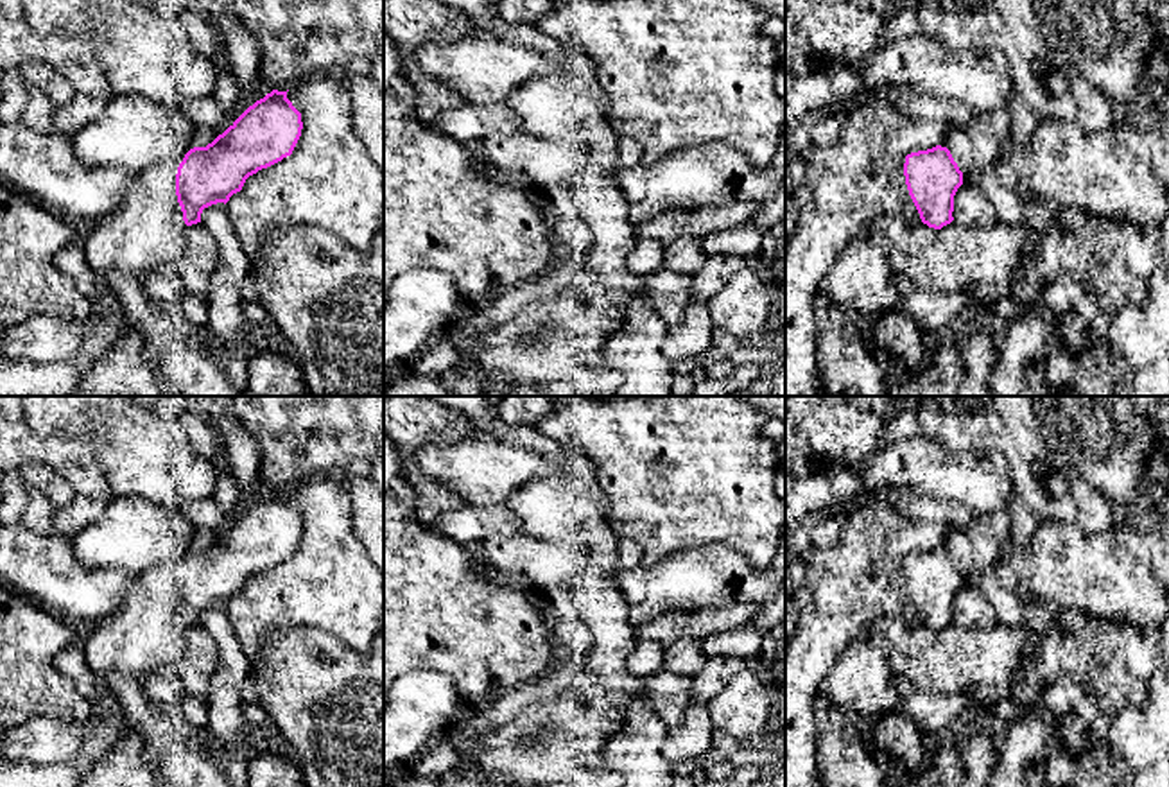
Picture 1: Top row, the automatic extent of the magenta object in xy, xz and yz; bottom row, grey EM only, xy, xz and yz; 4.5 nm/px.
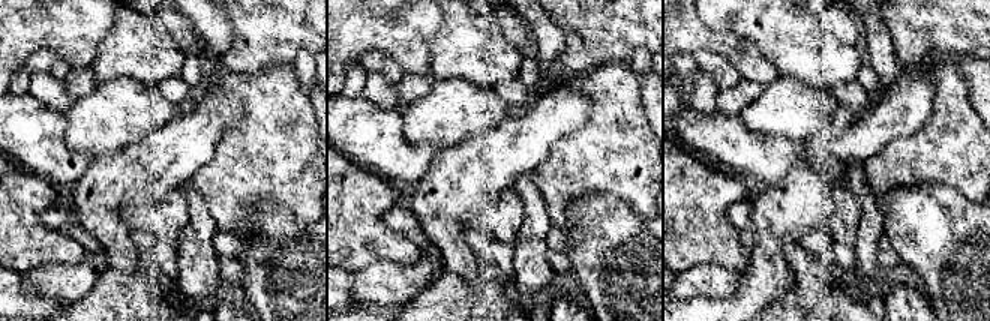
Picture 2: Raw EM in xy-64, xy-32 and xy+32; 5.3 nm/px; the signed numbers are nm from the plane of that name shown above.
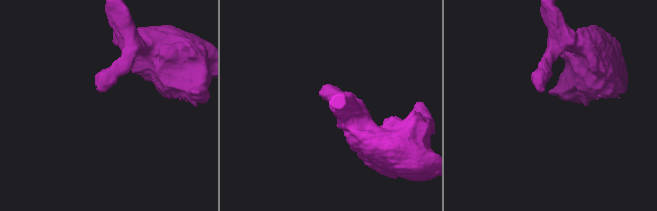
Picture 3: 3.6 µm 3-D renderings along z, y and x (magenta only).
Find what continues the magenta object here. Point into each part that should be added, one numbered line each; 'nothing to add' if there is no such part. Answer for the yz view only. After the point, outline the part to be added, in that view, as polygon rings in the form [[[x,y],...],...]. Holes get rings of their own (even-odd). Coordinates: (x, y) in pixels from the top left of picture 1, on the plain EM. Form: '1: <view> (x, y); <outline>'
nothing to add

